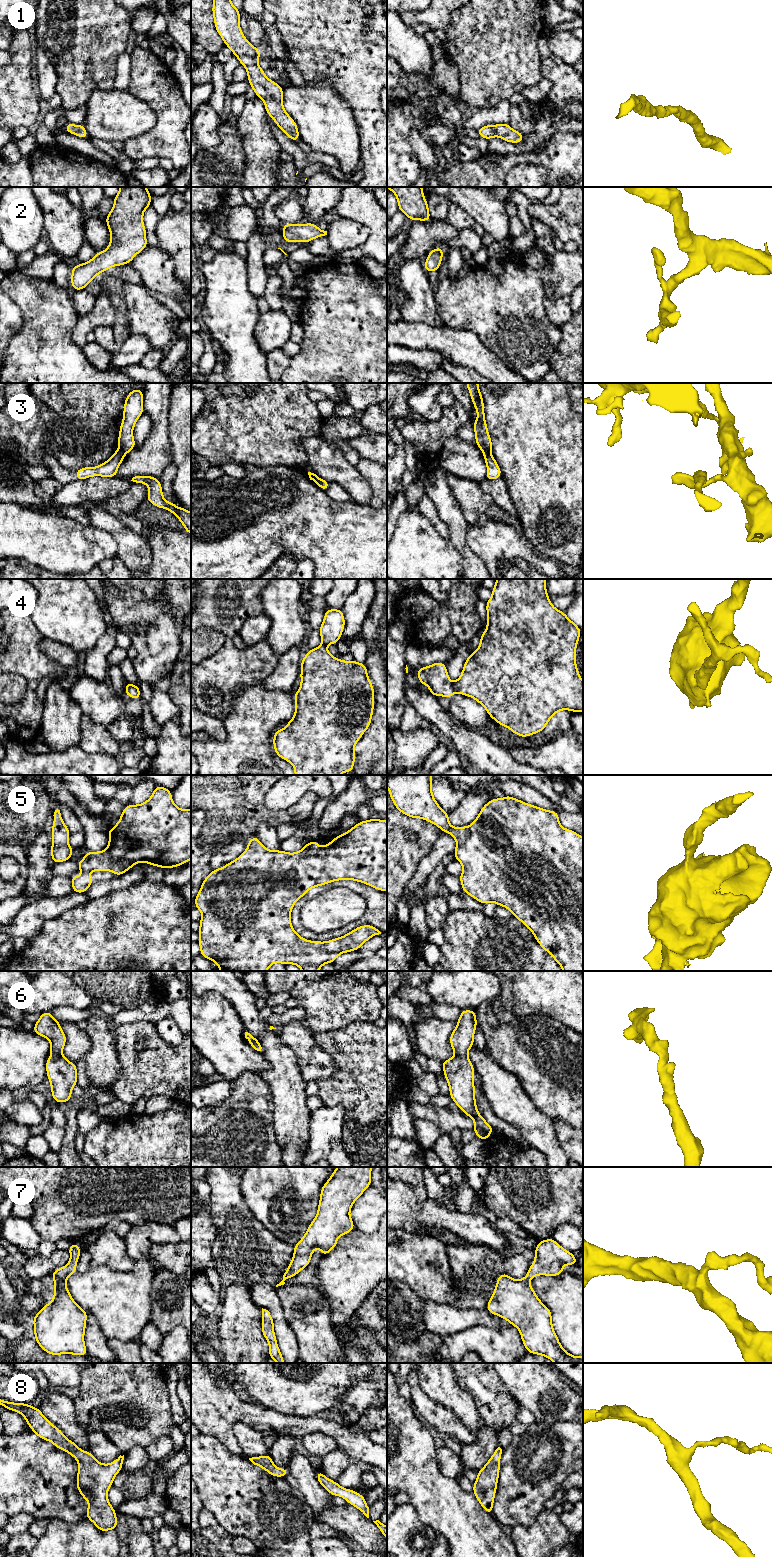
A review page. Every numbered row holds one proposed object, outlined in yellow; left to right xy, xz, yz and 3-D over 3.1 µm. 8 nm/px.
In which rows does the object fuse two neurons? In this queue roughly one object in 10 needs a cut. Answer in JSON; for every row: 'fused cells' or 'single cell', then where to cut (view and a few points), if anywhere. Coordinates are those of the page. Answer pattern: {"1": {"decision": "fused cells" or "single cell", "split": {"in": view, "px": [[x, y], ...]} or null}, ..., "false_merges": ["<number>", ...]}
{"1": {"decision": "single cell", "split": null}, "2": {"decision": "single cell", "split": null}, "3": {"decision": "fused cells", "split": {"in": "yz", "px": [[482, 450], [490, 454]]}}, "4": {"decision": "fused cells", "split": {"in": "yz", "px": [[451, 683], [454, 691]]}}, "5": {"decision": "single cell", "split": null}, "6": {"decision": "single cell", "split": null}, "7": {"decision": "single cell", "split": null}, "8": {"decision": "single cell", "split": null}, "false_merges": ["3", "4"]}

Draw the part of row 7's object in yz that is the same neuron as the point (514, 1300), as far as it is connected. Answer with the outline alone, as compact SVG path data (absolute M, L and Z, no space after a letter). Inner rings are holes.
M553 1238L539 1241L535 1248L535 1259L526 1277L515 1280L505 1272L497 1278L493 1296L489 1299L486 1309L489 1313L506 1319L515 1326L521 1335L522 1342L528 1353L543 1355L554 1363L583 1363L583 1356L572 1356L560 1344L552 1326L552 1314L537 1297L529 1281L537 1275L558 1276L563 1274L564 1265L576 1265L578 1260L572 1252L565 1250Z

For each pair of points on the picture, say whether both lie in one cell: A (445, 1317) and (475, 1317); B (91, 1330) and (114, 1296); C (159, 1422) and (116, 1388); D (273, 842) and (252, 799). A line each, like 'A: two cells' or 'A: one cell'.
A: one cell
B: two cells
C: one cell
D: two cells

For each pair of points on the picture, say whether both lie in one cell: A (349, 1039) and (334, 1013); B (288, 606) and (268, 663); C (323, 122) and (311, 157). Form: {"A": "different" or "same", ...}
{"A": "different", "B": "different", "C": "different"}

